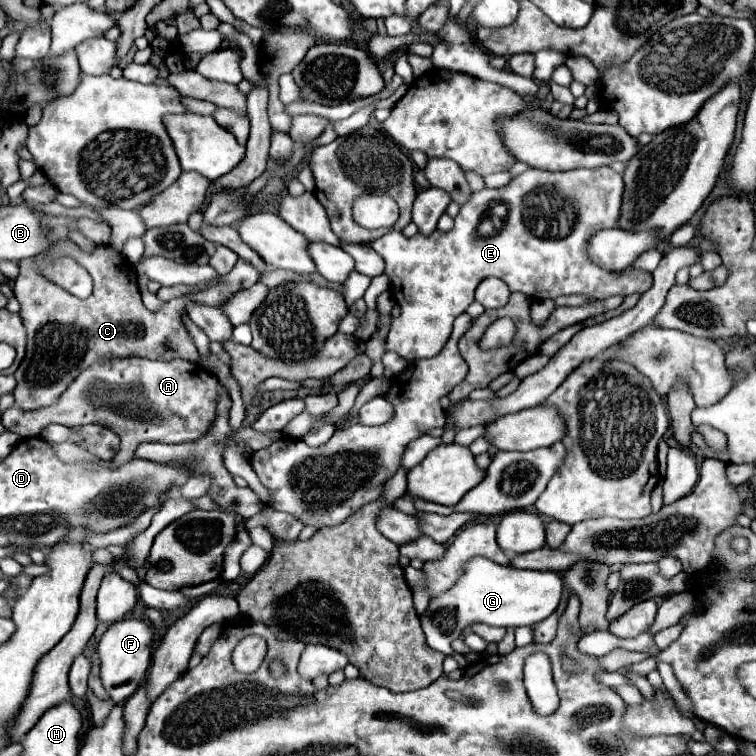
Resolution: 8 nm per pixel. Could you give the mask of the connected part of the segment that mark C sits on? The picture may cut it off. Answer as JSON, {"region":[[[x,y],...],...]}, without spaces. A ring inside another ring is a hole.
{"region":[[[71,240],[57,244],[53,252],[57,252],[57,256],[67,254],[77,258],[77,262],[93,278],[93,294],[87,300],[77,300],[63,288],[49,284],[49,280],[45,280],[33,264],[33,258],[19,262],[21,270],[13,292],[21,304],[19,316],[27,330],[27,352],[19,370],[15,372],[15,402],[25,410],[53,404],[53,400],[57,400],[57,396],[67,388],[69,380],[73,380],[89,364],[107,360],[109,356],[145,356],[153,360],[185,358],[197,362],[197,348],[181,324],[181,312],[185,310],[187,302],[193,300],[207,306],[219,306],[221,300],[227,300],[241,288],[253,286],[259,278],[259,270],[253,264],[237,260],[235,268],[223,276],[219,286],[199,294],[175,298],[167,302],[159,312],[149,312],[143,306],[139,286],[135,284],[137,274],[123,254],[113,252],[107,246],[97,246],[95,252],[87,254],[81,252]]]}

